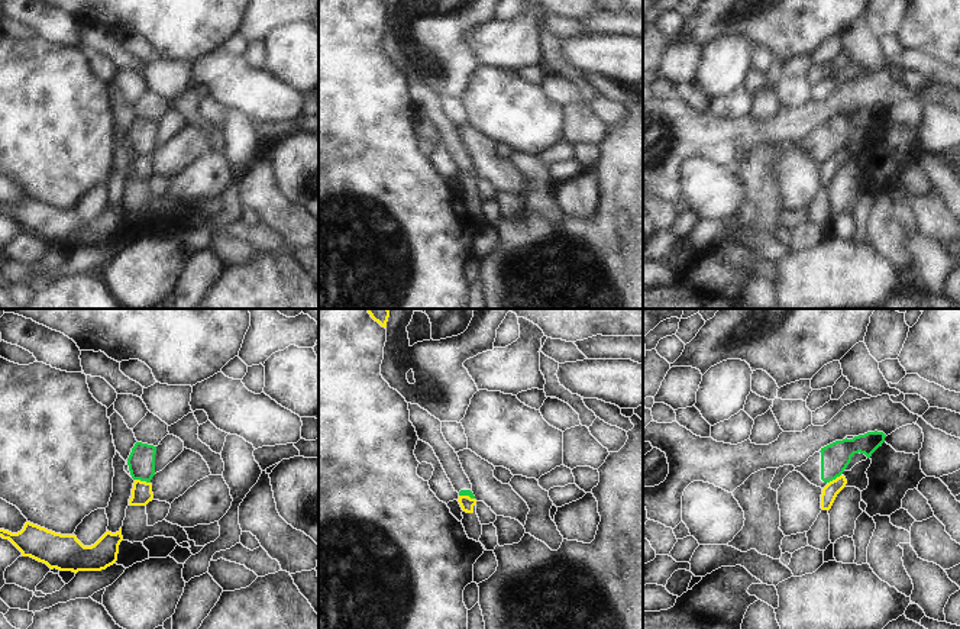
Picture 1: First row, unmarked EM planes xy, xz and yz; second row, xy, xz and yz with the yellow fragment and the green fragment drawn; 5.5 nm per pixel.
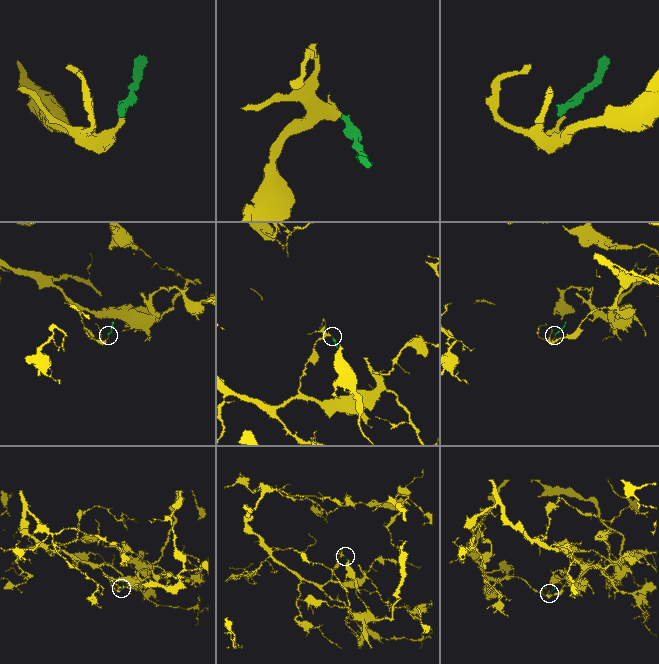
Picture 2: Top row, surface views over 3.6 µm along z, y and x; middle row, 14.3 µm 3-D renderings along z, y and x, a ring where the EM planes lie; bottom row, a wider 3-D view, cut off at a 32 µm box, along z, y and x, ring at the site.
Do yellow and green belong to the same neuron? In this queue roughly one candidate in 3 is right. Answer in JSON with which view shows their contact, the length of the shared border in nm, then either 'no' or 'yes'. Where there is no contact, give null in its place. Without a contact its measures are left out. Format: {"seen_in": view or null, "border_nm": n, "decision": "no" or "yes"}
{"seen_in": "xy", "border_nm": 90, "decision": "no"}

